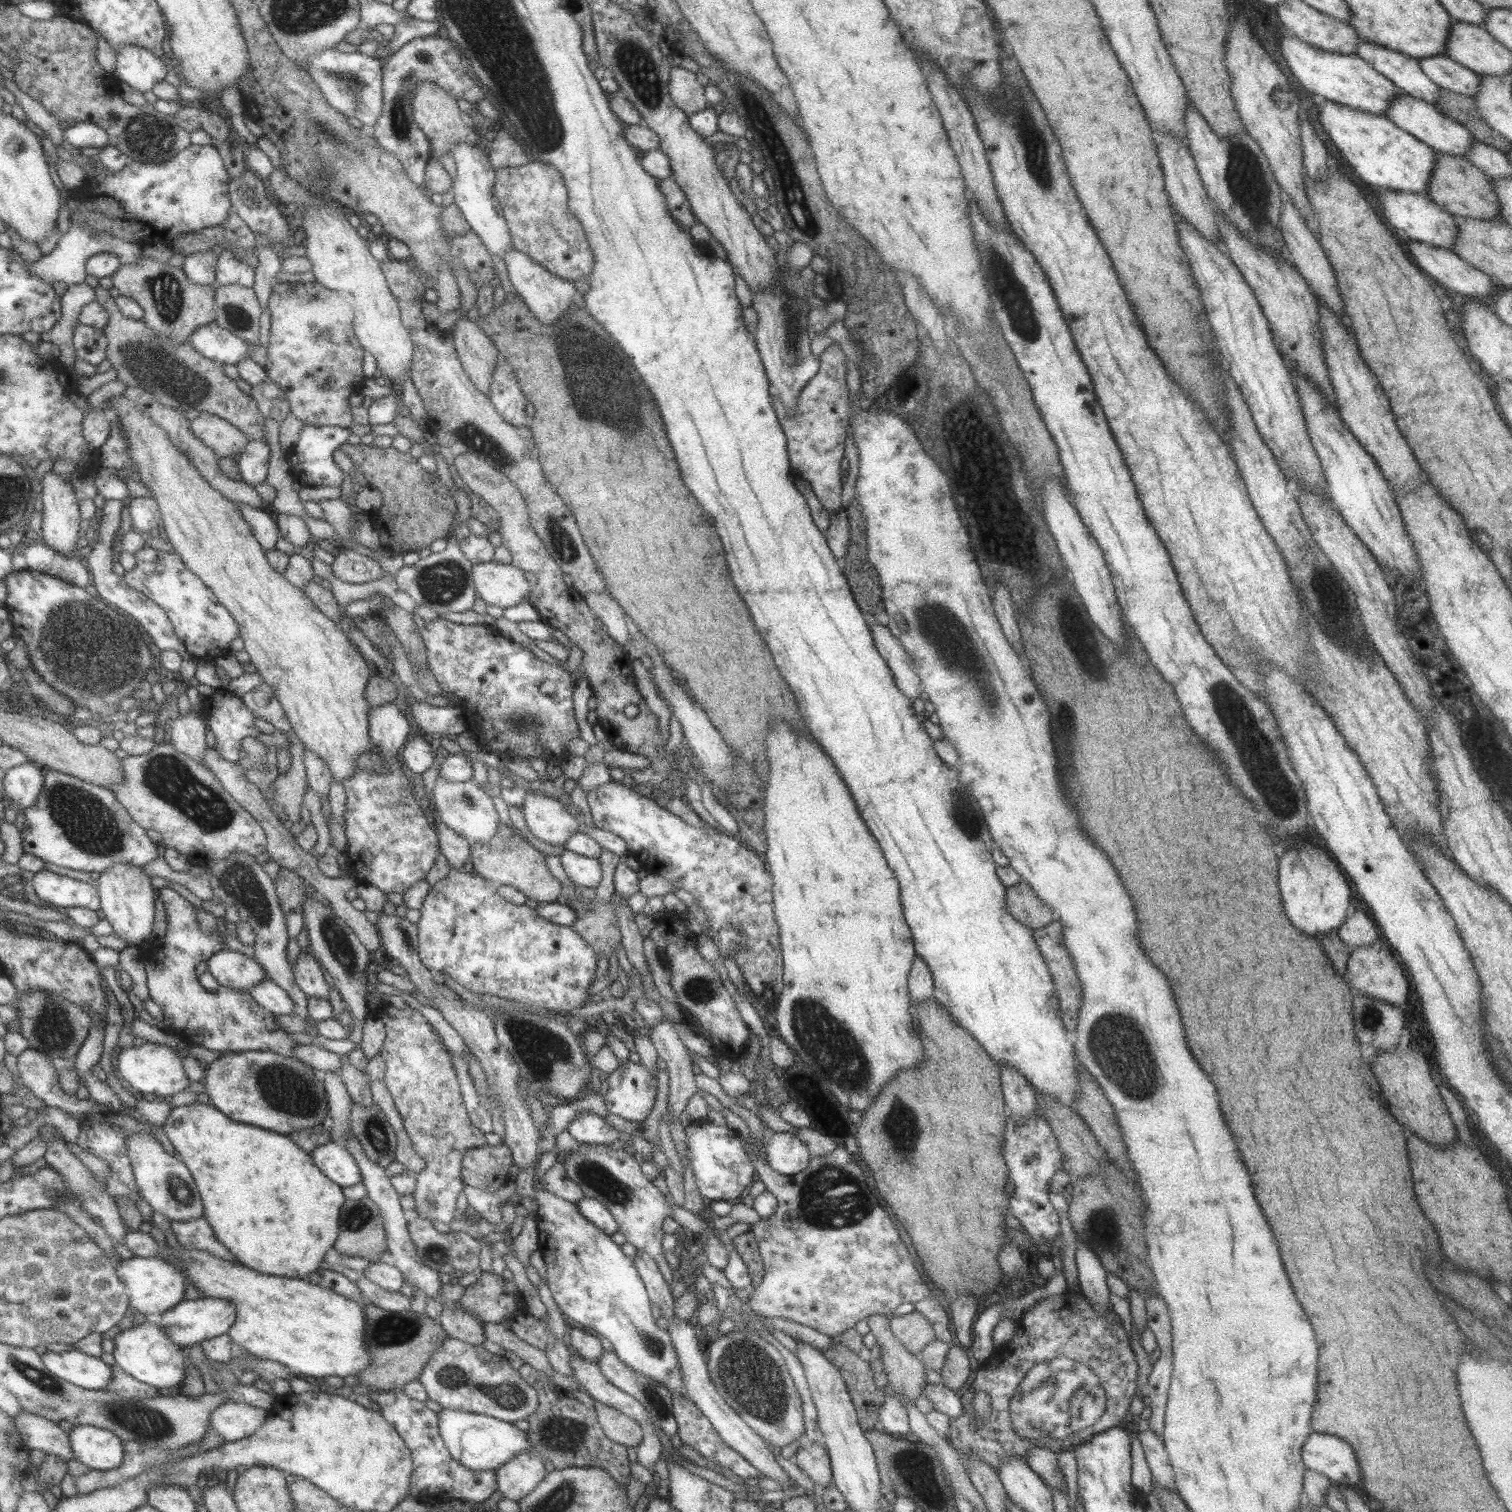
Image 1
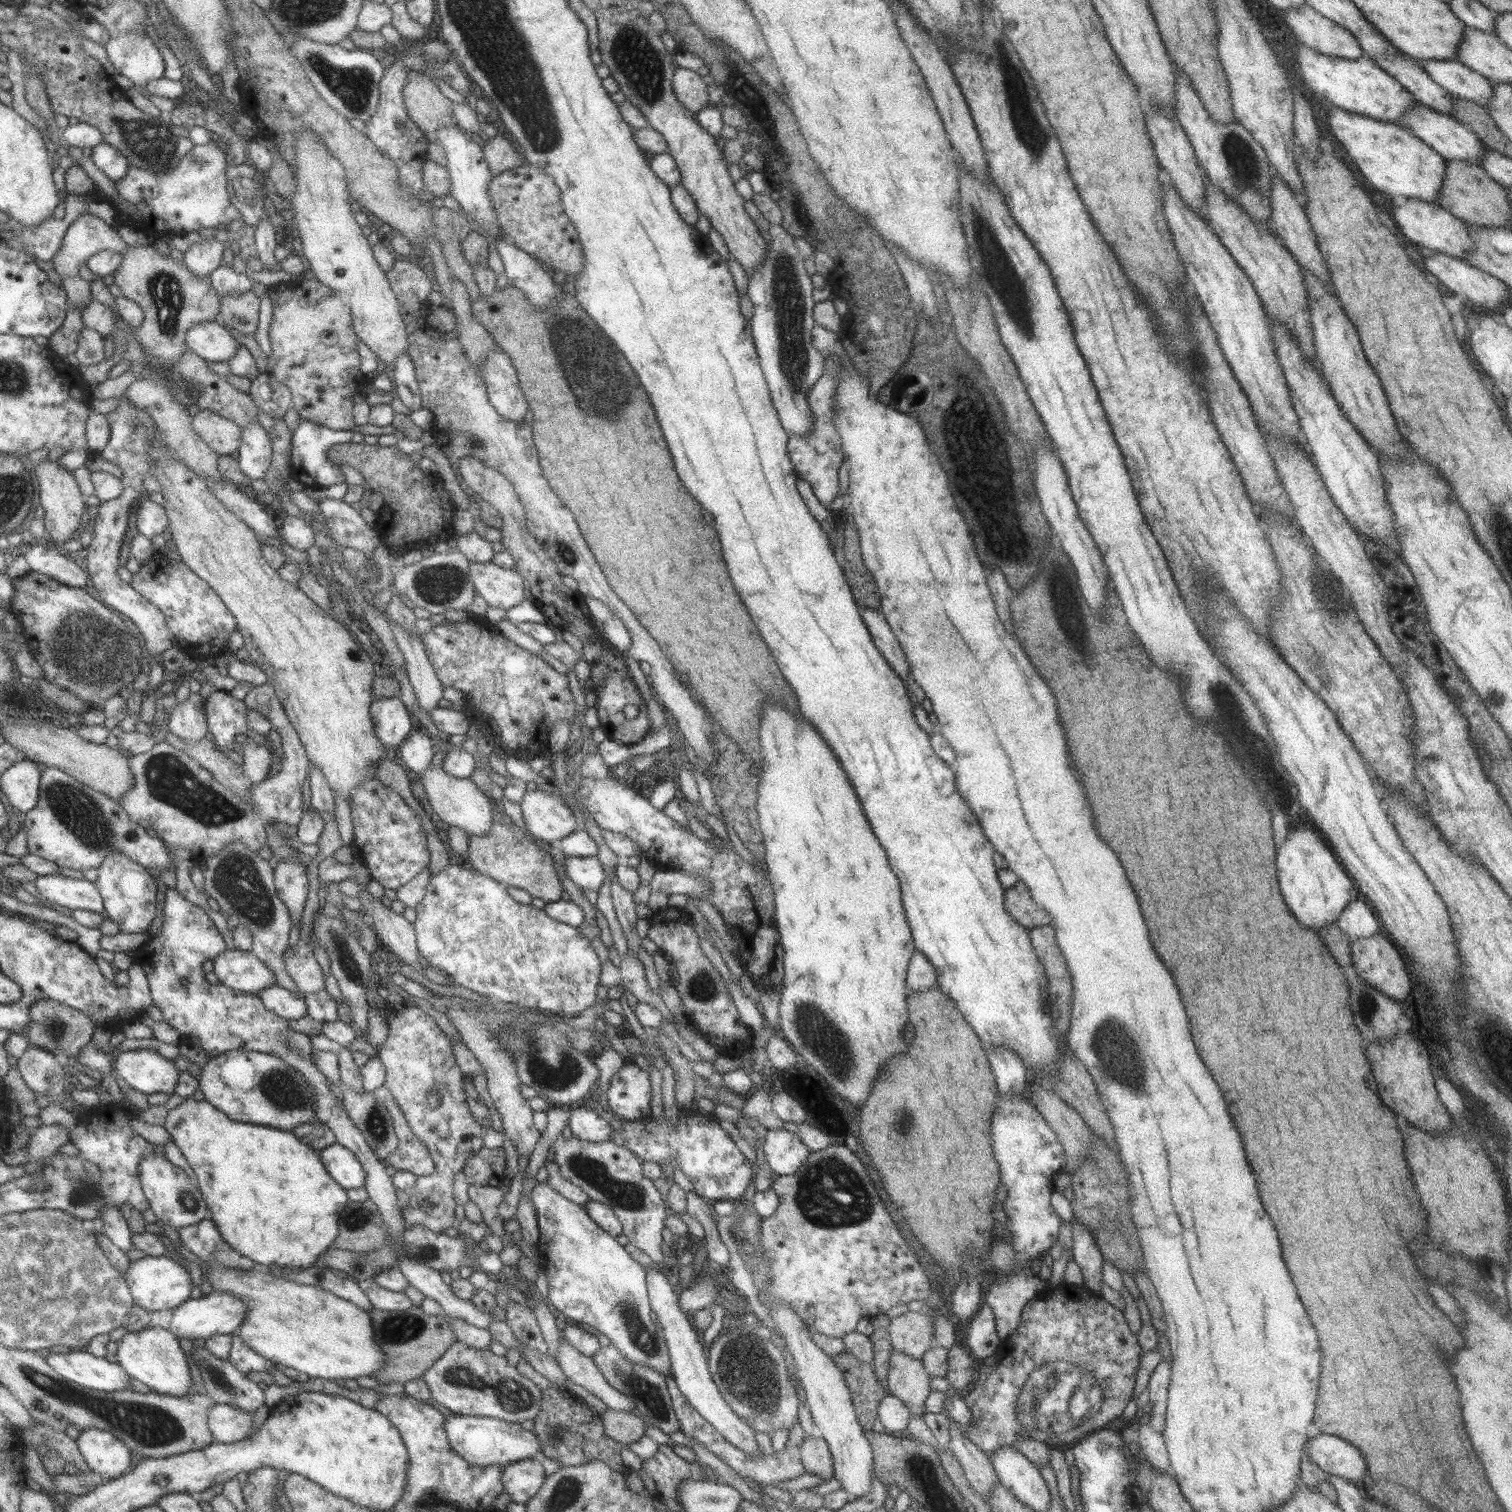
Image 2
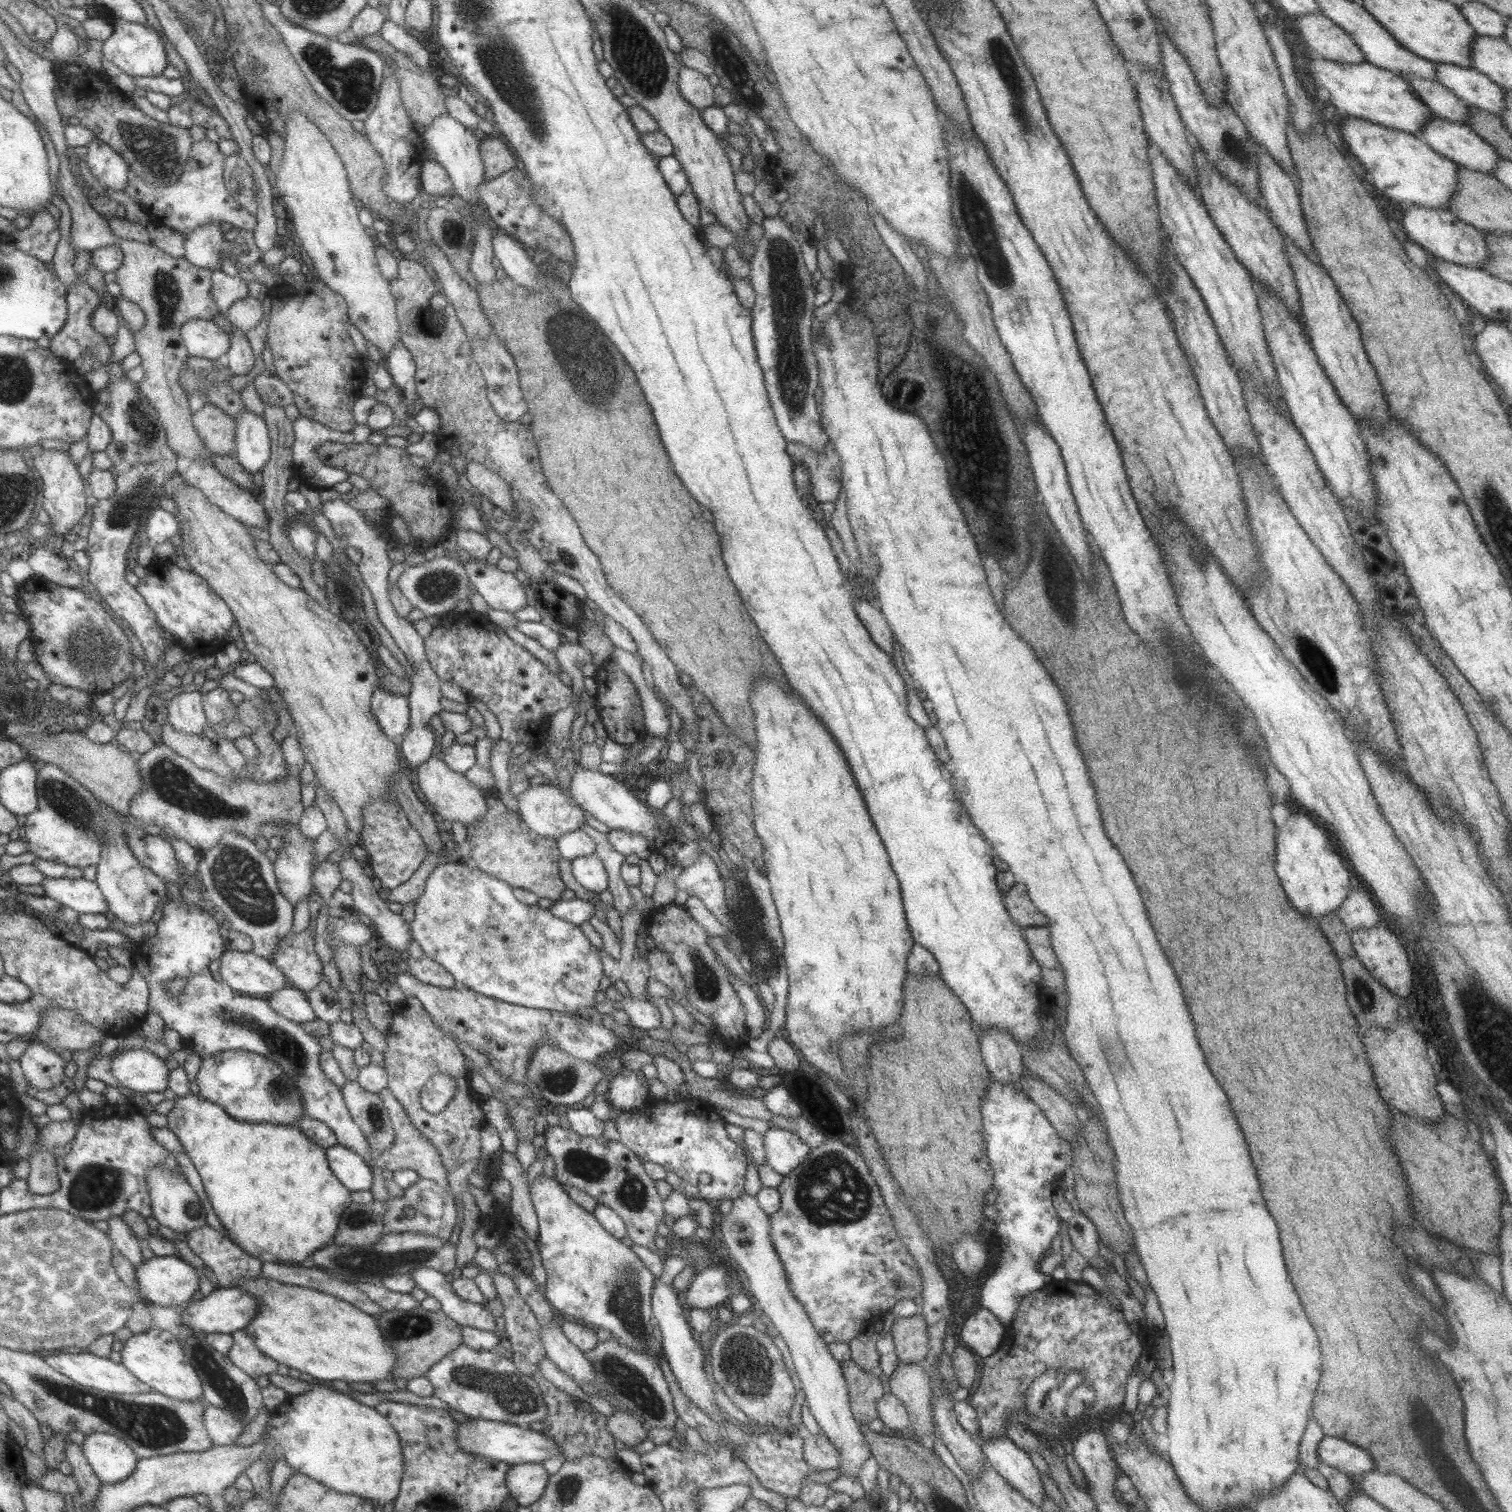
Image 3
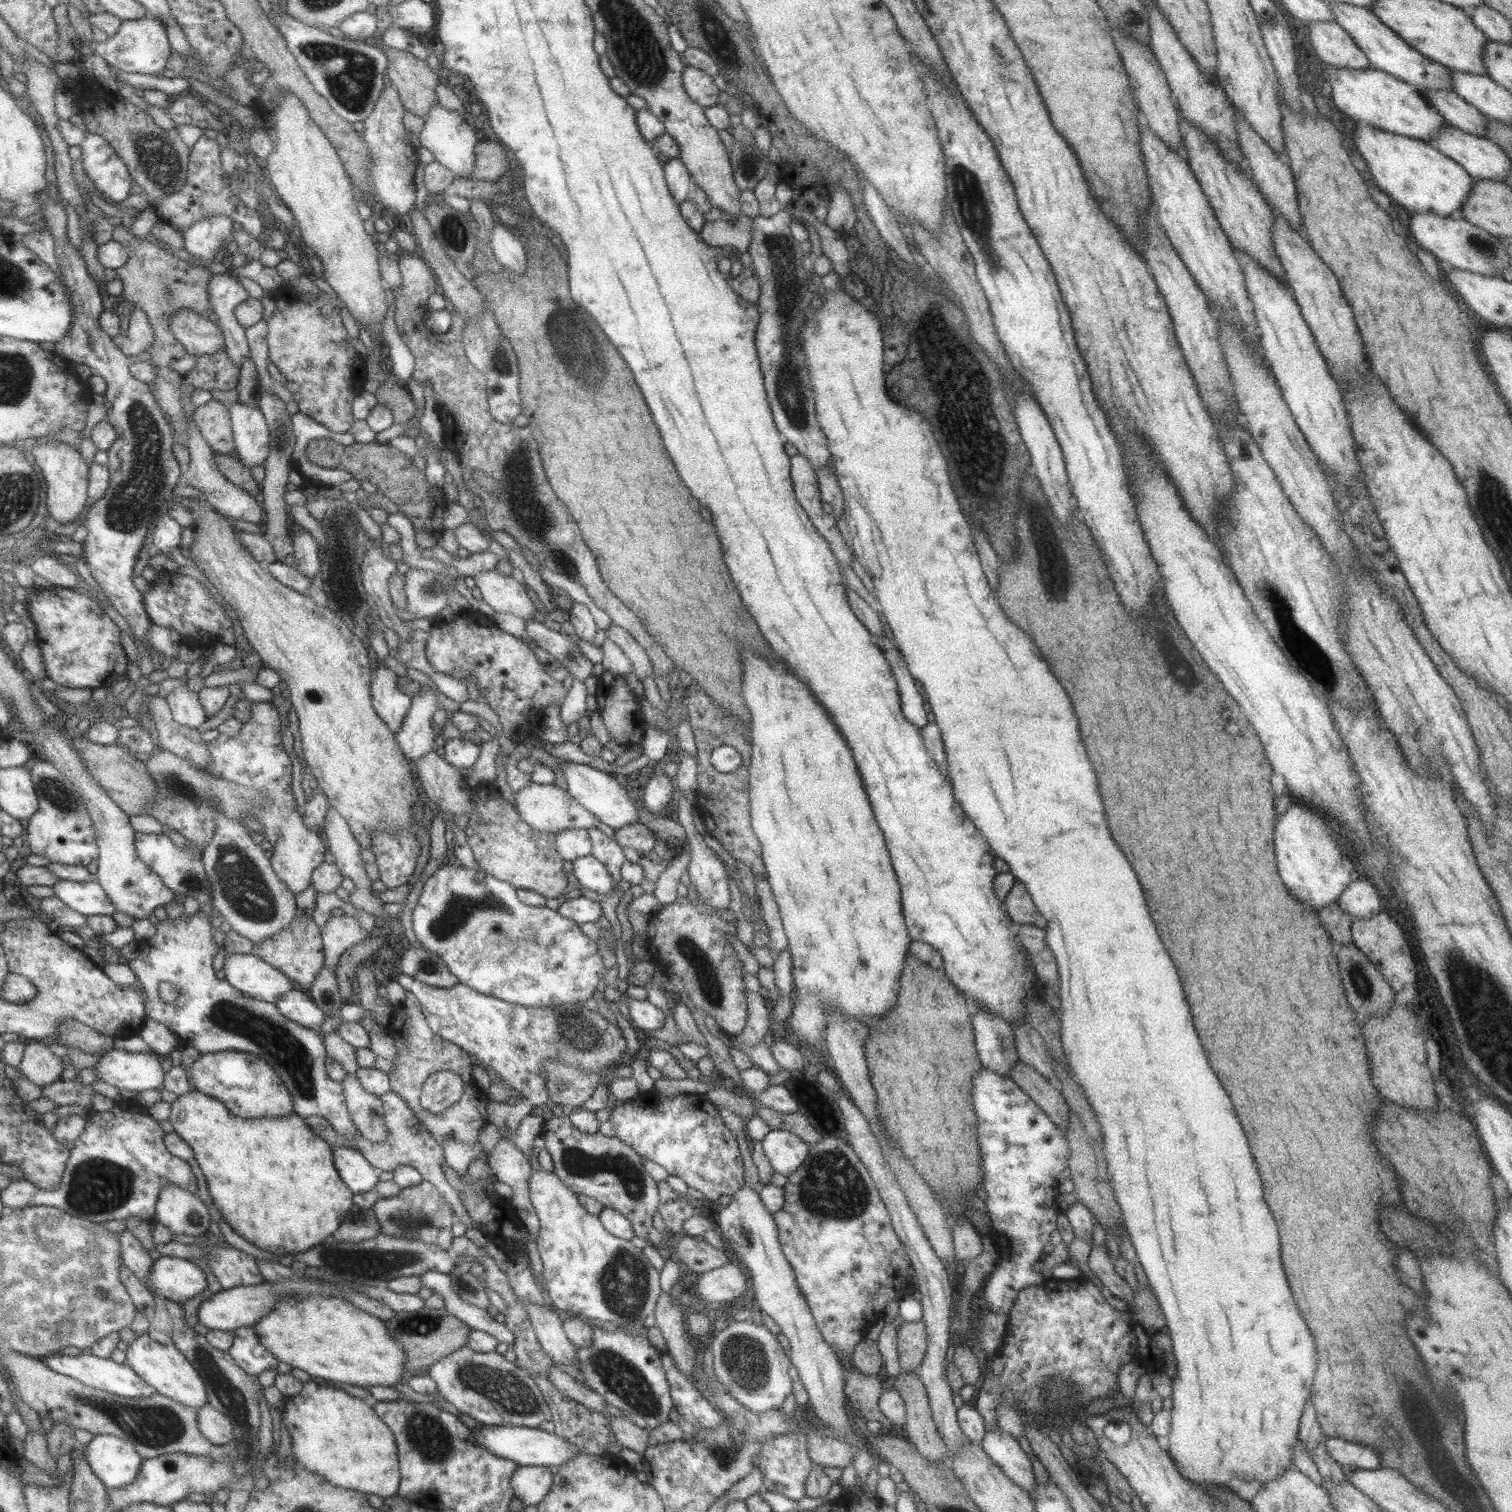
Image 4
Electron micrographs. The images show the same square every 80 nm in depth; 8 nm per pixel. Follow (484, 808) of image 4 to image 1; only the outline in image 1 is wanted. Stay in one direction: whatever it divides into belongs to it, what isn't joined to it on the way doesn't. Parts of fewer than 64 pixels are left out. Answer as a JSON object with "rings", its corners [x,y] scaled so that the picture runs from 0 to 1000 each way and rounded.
{"rings":[[[330,544],[329,550],[326,555],[312,558],[313,577],[327,585],[339,586],[355,597],[367,597],[368,592],[373,590],[372,587],[360,573],[358,564],[339,552],[339,548]]]}

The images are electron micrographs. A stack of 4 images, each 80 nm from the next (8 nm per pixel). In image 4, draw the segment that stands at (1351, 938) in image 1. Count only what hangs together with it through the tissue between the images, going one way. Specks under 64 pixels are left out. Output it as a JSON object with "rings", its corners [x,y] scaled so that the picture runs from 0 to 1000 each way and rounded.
{"rings":[[[895,582],[890,587],[885,594],[886,601],[895,607],[905,608],[913,602],[913,594],[908,585],[904,582]]]}

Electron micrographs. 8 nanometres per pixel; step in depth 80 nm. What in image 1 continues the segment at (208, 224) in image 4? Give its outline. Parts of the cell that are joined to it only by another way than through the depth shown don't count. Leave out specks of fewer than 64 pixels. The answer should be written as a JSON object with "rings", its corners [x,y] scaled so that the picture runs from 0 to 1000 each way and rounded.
{"rings":[[[146,163],[138,166],[131,166],[122,169],[120,179],[126,187],[132,189],[140,189],[142,188],[142,177]]]}

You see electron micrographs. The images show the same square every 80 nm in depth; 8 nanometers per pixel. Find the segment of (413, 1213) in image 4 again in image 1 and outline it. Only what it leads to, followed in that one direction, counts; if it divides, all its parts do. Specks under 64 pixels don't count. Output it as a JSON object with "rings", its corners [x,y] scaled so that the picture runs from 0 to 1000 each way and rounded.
{"rings":[[[255,664],[252,665],[249,670],[255,681],[251,697],[255,705],[253,715],[259,725],[261,732],[265,739],[267,746],[274,761],[281,768],[281,772],[274,777],[275,784],[272,790],[274,793],[274,799],[277,806],[281,806],[285,810],[291,808],[297,810],[298,807],[300,807],[302,791],[307,784],[304,779],[305,767],[309,761],[319,758],[321,753],[310,741],[304,723],[301,708],[298,706],[298,700],[293,694],[293,690],[290,689],[289,685],[285,682],[282,674],[278,671],[278,669],[270,665],[263,667]]]}

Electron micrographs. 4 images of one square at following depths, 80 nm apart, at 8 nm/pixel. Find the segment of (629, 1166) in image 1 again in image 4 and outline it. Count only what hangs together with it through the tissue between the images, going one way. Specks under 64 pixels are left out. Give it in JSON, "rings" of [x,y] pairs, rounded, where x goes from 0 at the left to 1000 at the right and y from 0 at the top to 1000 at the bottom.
{"rings":[[[375,737],[365,738],[360,741],[358,749],[360,764],[364,766],[365,776],[378,788],[395,794],[397,798],[404,799],[417,809],[419,818],[428,821],[432,803],[436,798],[434,782],[425,773],[426,767],[407,751],[400,752],[396,748],[392,750],[379,746]]]}

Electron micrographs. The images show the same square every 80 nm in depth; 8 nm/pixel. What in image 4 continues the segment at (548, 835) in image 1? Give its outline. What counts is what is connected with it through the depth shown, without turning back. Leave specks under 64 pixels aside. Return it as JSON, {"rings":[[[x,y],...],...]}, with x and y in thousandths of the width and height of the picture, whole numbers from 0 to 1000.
{"rings":[[[350,517],[342,524],[341,524],[340,534],[343,539],[343,542],[347,544],[354,550],[363,550],[366,552],[377,548],[387,548],[394,548],[396,543],[391,537],[388,537],[381,529],[379,529],[376,524],[368,520],[362,519],[356,519]]]}

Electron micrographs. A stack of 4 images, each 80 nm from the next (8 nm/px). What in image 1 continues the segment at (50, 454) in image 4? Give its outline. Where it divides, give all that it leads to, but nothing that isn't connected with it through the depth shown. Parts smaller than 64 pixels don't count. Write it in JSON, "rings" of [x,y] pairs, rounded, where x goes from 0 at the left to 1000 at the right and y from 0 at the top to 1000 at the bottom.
{"rings":[[[32,312],[28,314],[27,317],[27,331],[28,335],[29,345],[28,347],[28,355],[29,359],[34,362],[38,364],[42,368],[47,368],[51,366],[51,357],[52,351],[54,351],[54,339],[52,339],[53,328],[50,327],[48,321],[46,319],[46,316],[41,316],[39,313]]]}

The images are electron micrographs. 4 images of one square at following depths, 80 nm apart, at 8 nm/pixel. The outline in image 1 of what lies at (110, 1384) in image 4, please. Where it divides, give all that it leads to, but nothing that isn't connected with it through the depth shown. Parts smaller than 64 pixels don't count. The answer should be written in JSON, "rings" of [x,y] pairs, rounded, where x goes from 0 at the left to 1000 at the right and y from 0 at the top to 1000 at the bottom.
{"rings":[[[51,892],[40,894],[27,893],[28,901],[34,907],[55,918],[67,919],[73,911],[73,903]]]}

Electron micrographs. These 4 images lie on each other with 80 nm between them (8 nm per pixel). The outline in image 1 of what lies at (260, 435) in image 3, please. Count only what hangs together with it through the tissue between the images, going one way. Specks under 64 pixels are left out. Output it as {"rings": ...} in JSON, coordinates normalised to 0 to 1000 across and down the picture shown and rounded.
{"rings":[[[165,291],[160,298],[160,300],[155,303],[159,318],[164,321],[168,322],[170,320],[175,319],[177,312],[177,304],[179,298],[175,291]]]}

